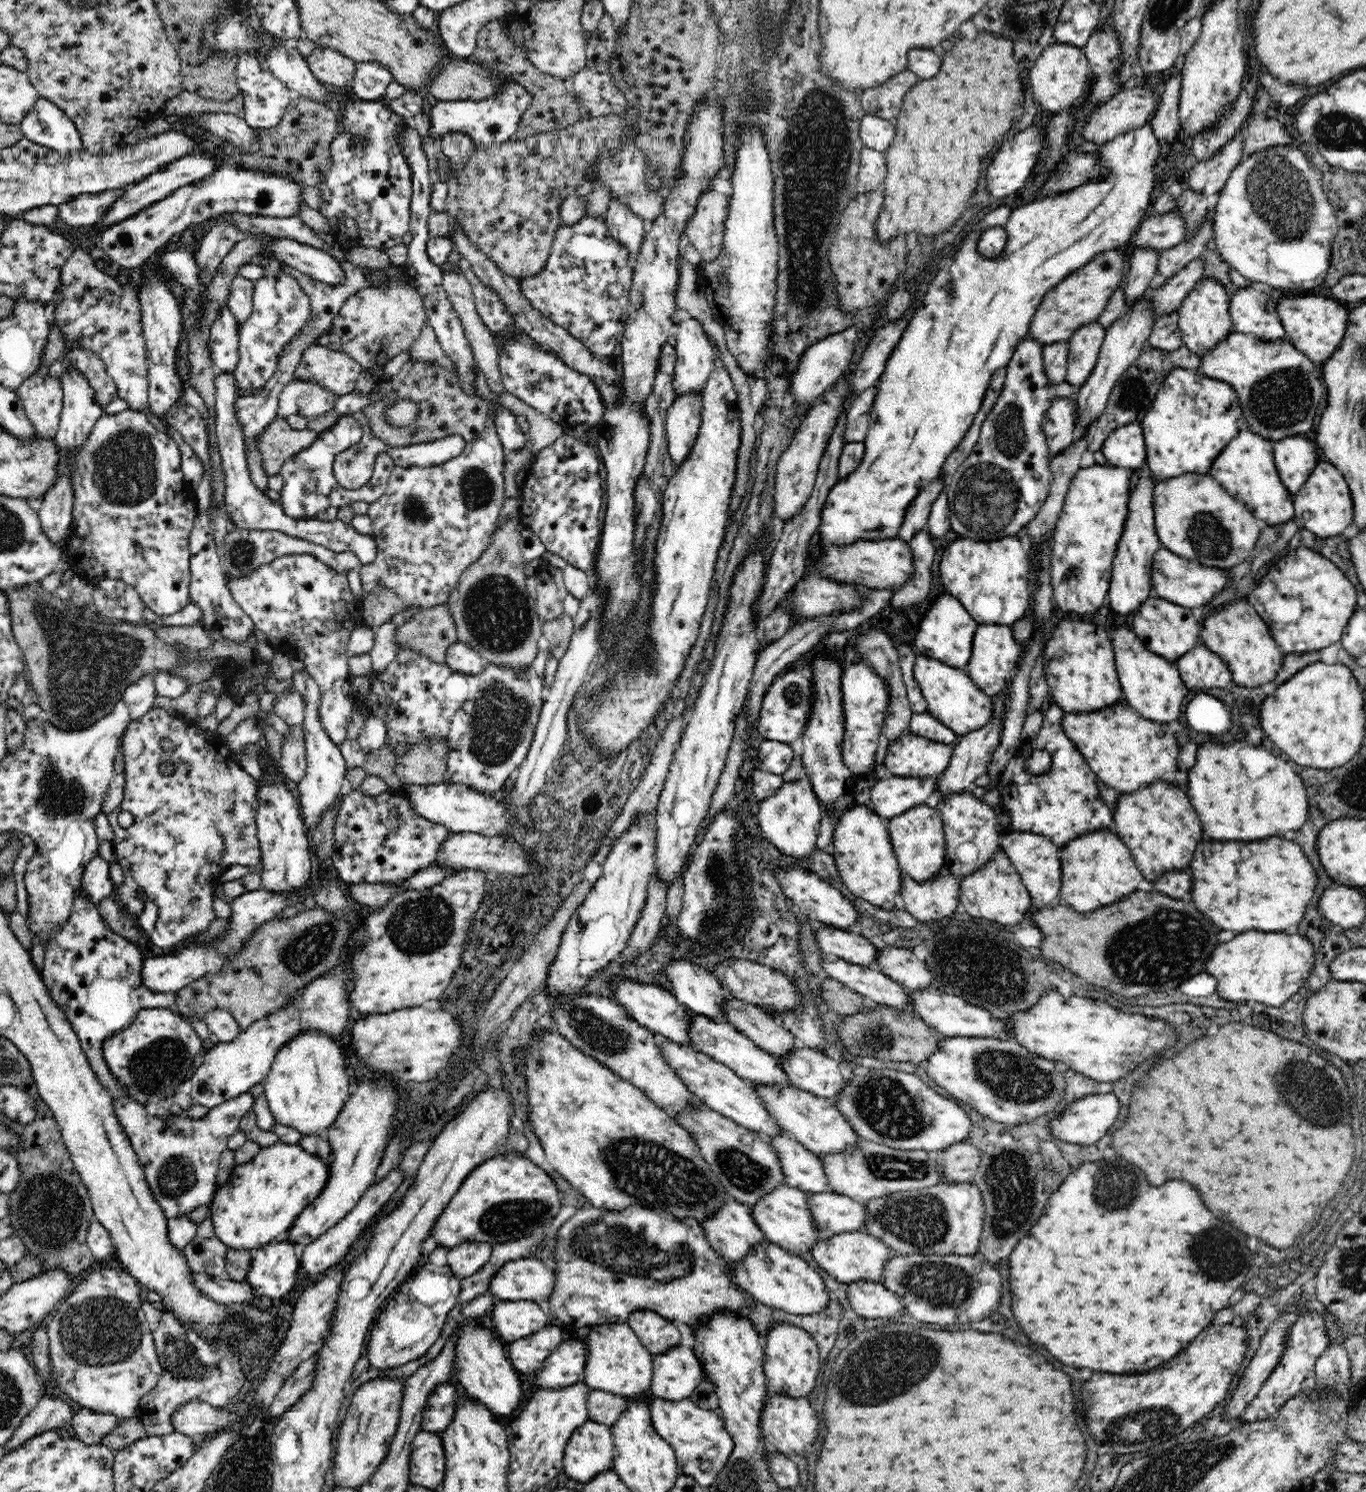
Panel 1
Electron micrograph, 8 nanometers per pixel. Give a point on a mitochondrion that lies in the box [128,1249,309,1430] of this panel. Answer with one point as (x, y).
(183, 1360)

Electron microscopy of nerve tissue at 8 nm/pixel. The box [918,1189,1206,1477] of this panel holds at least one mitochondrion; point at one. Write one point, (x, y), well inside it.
(1154, 1422)

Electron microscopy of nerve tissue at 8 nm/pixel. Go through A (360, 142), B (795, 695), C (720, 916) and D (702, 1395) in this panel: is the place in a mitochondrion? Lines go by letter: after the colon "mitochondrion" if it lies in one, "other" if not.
A: mitochondrion
B: mitochondrion
C: mitochondrion
D: other

